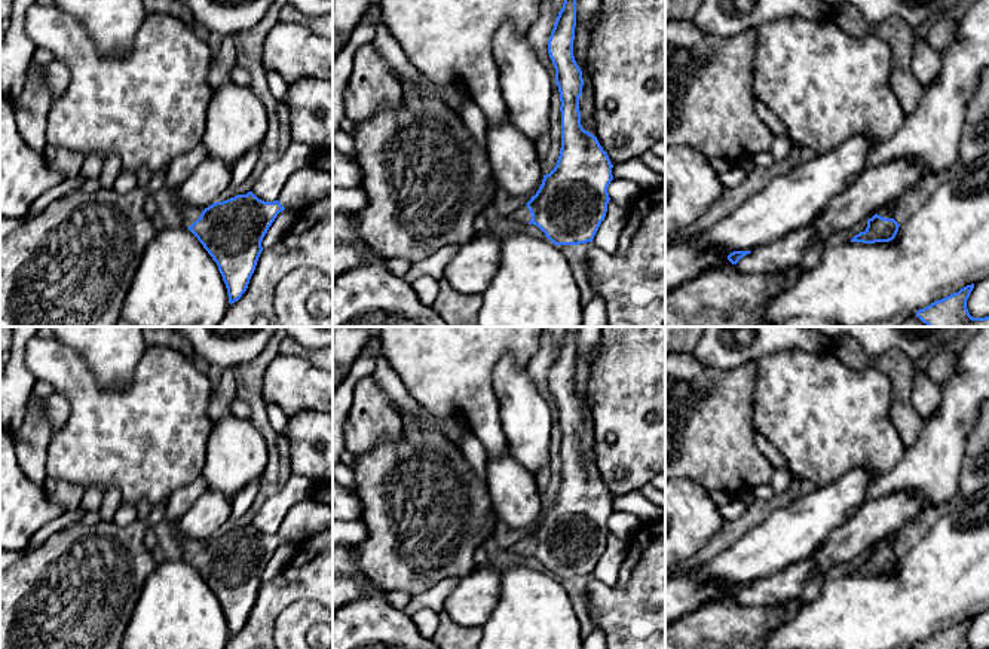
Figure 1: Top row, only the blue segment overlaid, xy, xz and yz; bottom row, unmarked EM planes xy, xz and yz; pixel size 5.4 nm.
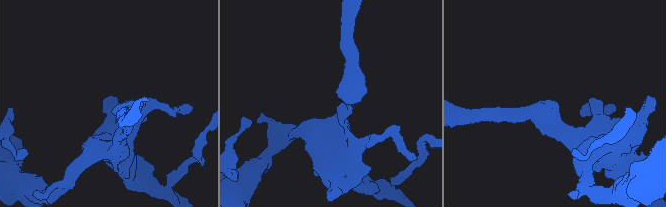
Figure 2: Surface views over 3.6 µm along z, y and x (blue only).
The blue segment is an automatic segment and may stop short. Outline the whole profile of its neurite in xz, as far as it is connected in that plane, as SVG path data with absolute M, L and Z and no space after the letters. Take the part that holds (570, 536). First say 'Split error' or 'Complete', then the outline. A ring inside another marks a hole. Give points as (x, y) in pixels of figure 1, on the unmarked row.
Split error. M566 327L548 373L548 386L555 401L560 425L561 481L554 502L544 508L542 517L532 532L517 541L506 554L509 557L535 557L554 578L579 578L593 575L607 545L610 533L607 520L613 512L612 495L597 469L581 457L579 429L582 428L582 404L573 389L576 359L576 327Z

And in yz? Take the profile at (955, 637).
Complete. M974 616L961 621L930 639L919 642L916 649L971 649L967 642L967 633L974 621Z

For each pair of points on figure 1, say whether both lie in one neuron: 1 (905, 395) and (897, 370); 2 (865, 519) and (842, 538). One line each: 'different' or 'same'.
1: same
2: same

